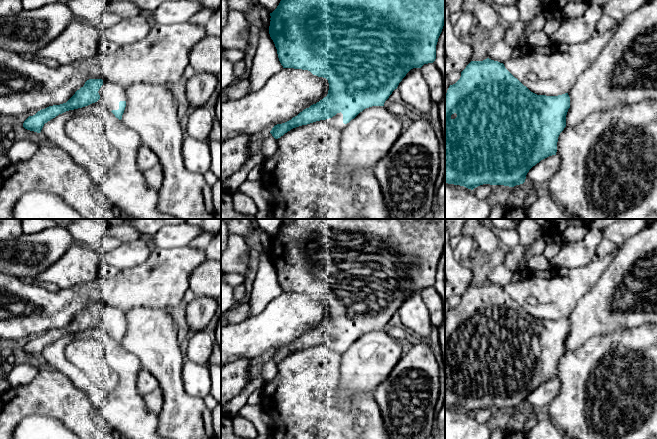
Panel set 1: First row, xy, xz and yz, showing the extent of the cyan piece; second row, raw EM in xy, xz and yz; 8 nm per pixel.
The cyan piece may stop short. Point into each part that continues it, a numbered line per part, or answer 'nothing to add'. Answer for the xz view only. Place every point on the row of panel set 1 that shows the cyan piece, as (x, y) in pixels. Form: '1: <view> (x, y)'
1: xz (337, 121)

